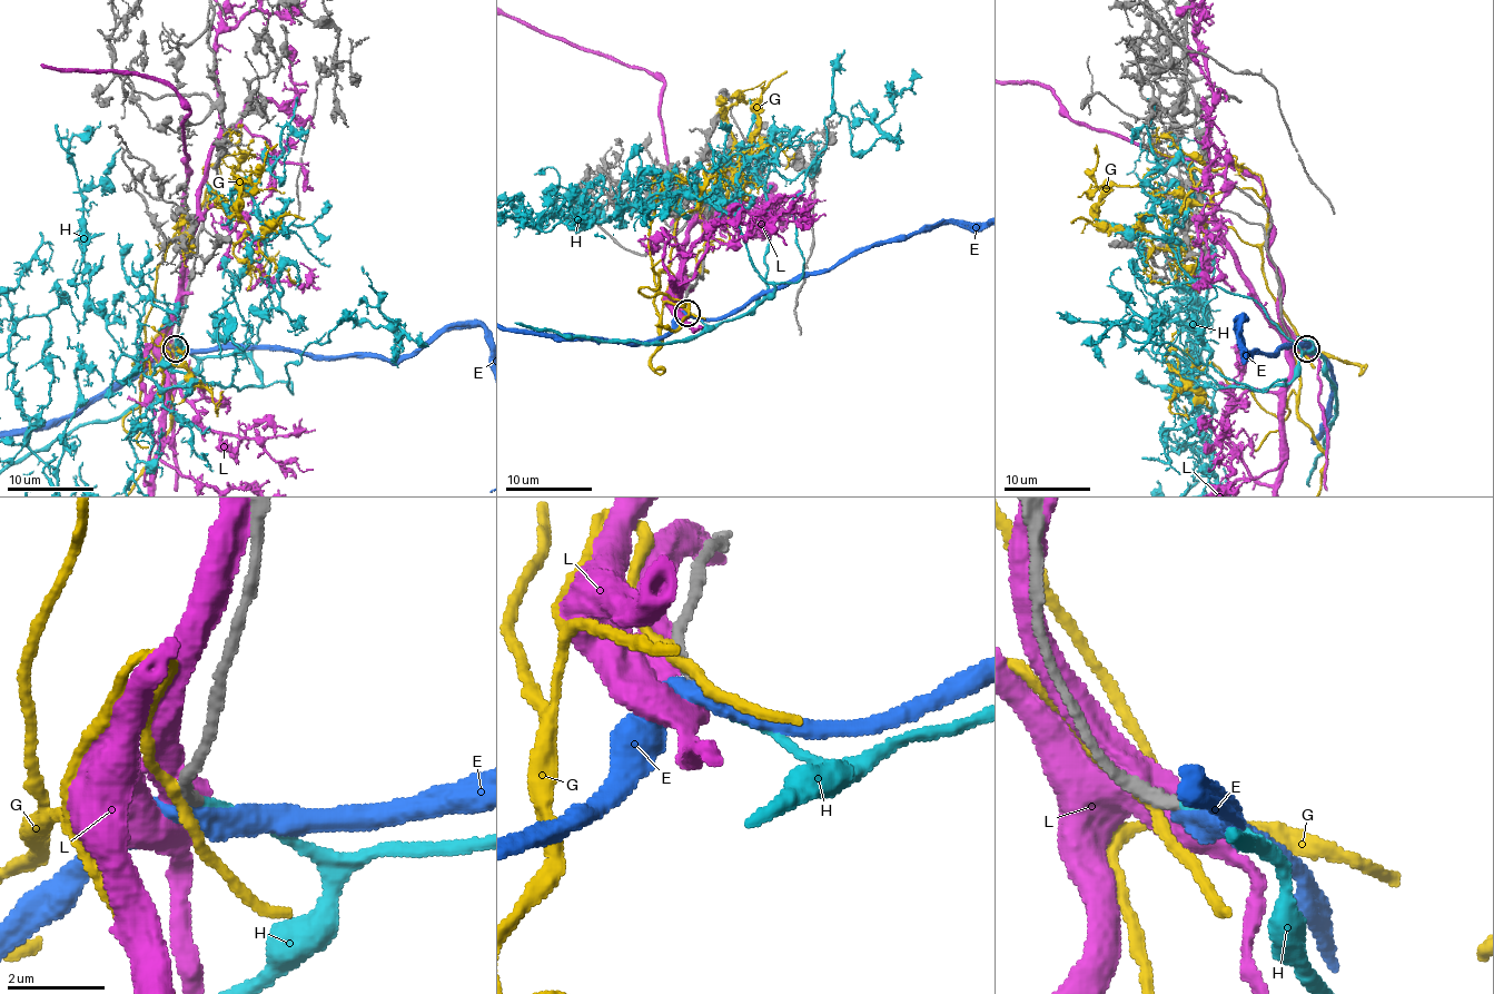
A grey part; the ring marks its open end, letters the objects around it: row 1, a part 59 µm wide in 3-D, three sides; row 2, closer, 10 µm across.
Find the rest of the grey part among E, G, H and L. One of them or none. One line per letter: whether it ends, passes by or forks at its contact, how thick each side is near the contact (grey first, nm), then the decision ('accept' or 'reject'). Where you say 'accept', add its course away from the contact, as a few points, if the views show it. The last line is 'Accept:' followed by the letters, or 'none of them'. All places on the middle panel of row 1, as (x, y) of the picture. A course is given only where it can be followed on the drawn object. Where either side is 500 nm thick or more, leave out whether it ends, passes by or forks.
E: it passes by; 280 nm thick on the grey side, 360 nm on the other; reject
G: it passes by; 340 nm thick on the grey side, 220 nm on the other; reject
H: it ends there; 260 nm thick on the grey side, 200 nm on the other; accept
L: 320 nm thick on the grey side, 550 nm on the other; reject
Accept: H

